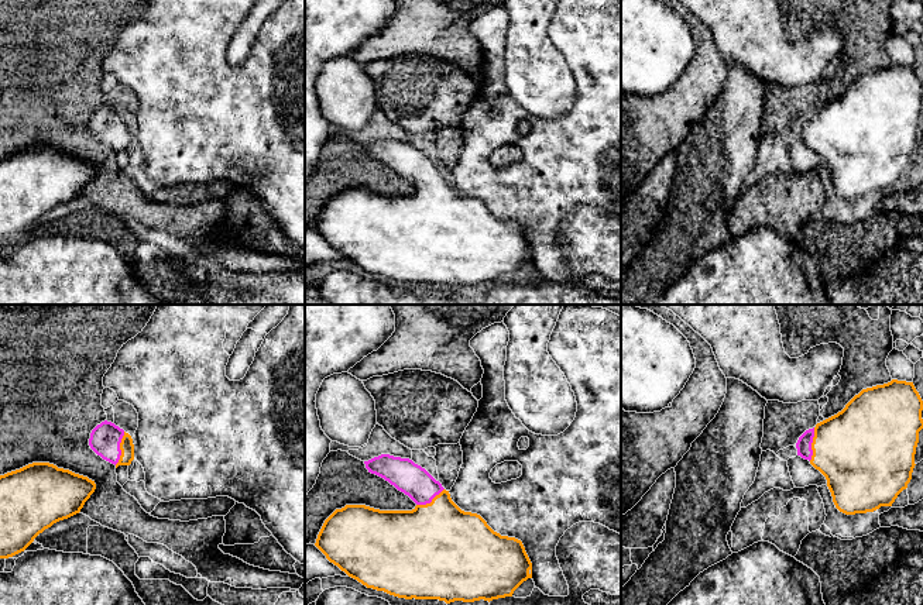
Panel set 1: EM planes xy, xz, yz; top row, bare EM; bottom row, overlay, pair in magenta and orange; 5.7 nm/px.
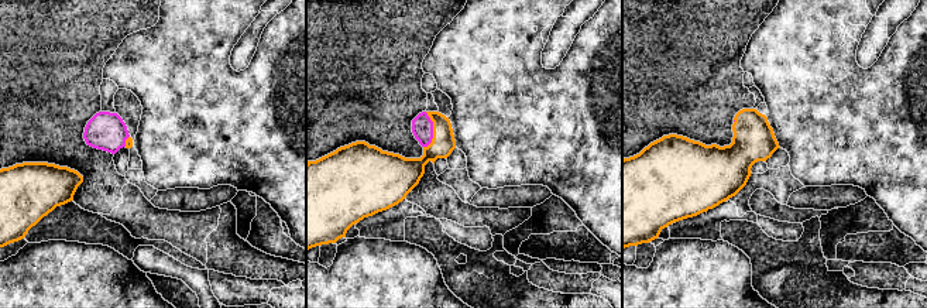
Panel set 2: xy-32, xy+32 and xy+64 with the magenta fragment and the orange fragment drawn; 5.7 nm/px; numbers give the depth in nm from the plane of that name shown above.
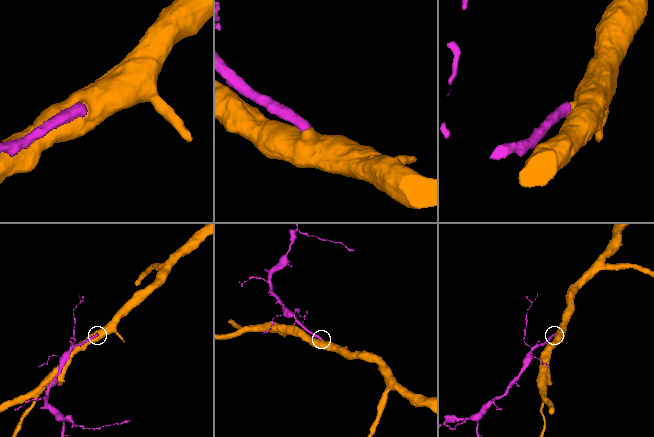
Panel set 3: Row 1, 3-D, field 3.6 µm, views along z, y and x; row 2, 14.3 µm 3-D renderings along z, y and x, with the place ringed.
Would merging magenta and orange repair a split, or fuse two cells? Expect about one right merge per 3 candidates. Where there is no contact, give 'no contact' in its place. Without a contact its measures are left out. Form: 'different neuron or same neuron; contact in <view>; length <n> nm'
same neuron; contact in xy; length 200 nm

